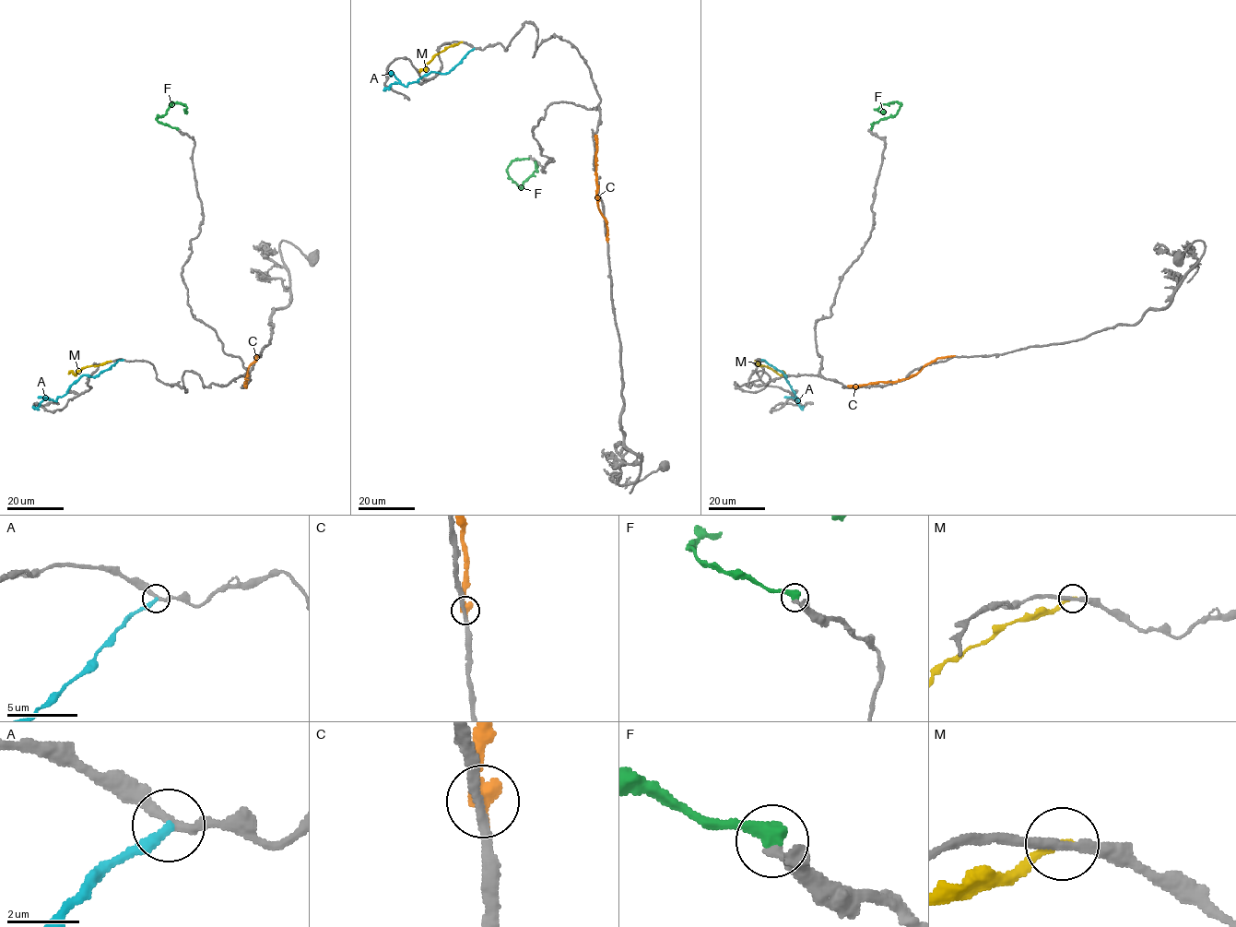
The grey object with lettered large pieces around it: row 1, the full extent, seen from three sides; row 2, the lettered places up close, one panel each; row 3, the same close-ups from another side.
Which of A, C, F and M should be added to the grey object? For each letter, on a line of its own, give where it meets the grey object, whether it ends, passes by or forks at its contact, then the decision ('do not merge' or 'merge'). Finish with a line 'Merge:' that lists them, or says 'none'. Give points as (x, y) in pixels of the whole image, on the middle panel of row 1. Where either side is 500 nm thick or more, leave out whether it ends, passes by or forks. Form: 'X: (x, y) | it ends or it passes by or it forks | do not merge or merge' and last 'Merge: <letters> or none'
A: (474, 48) | it ends | do not merge
C: (607, 240) | it ends | do not merge
F: (528, 159) | it ends | merge
M: (461, 41) | it ends | do not merge
Merge: F

